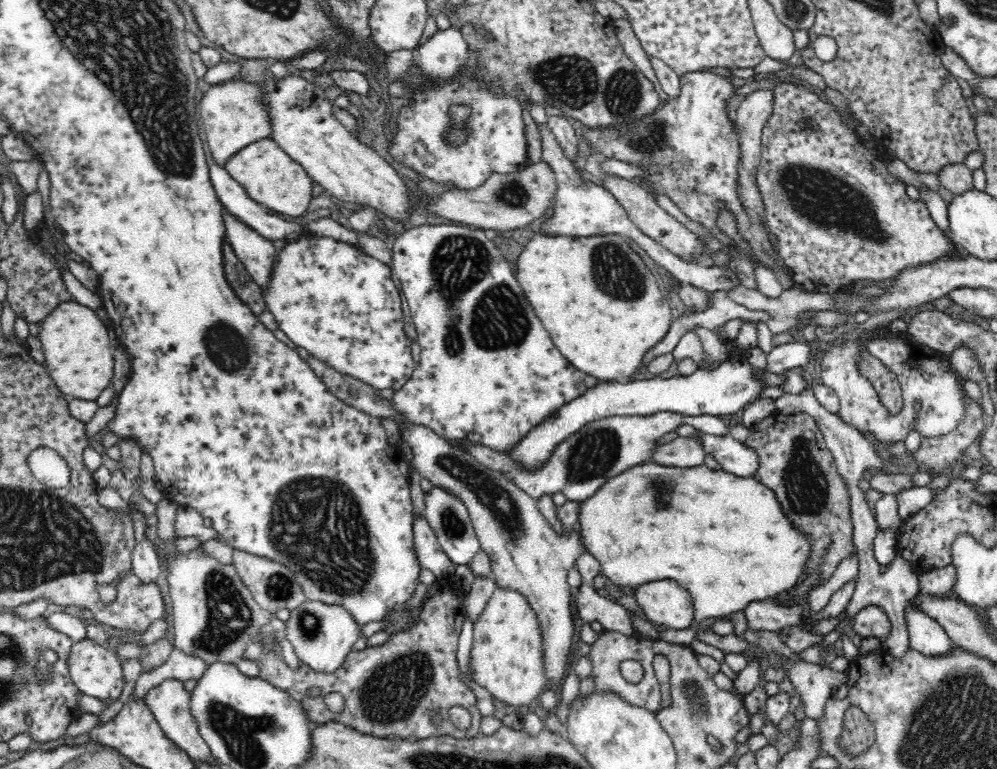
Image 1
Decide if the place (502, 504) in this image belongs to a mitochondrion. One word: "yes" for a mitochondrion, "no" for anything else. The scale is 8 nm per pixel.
yes

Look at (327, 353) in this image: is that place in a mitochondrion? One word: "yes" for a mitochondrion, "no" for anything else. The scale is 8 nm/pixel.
no

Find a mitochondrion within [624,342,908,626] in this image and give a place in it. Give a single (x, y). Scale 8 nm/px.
(805, 484)

